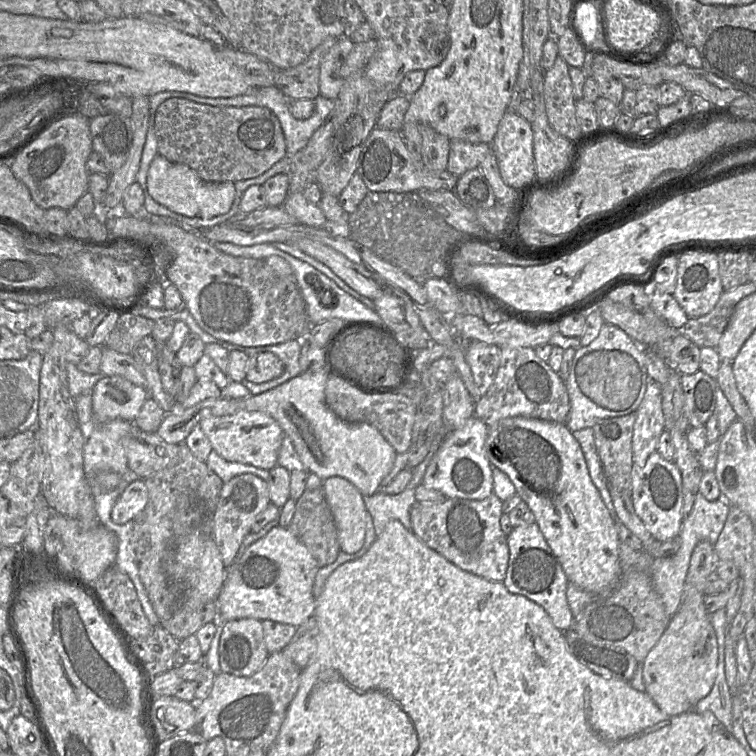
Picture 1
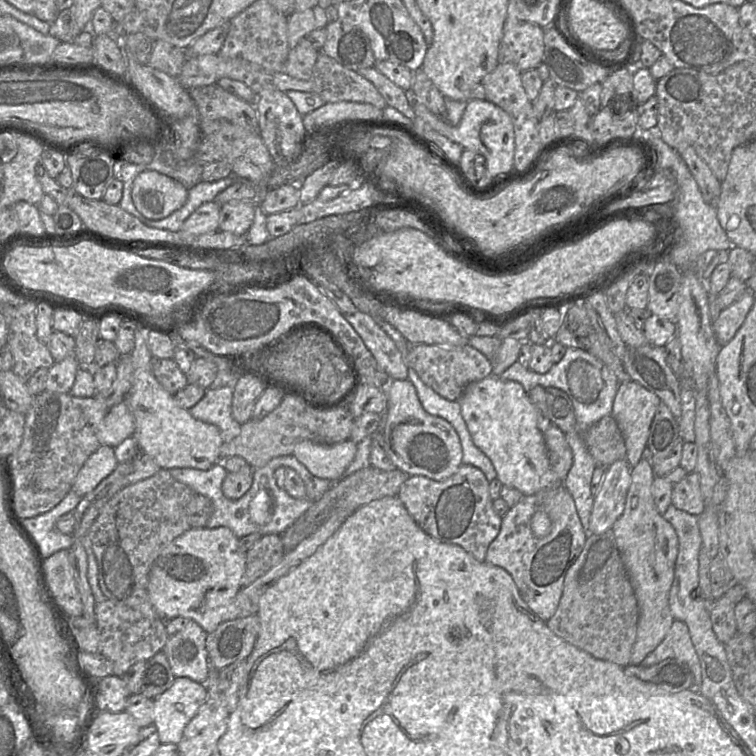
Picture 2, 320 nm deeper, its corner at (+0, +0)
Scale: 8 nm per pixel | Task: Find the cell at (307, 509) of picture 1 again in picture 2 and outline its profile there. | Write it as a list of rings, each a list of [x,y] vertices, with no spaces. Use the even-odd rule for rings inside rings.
[[[279,534],[261,536],[246,551],[246,568],[242,577],[242,586],[249,585],[280,562],[285,554],[284,545]]]

